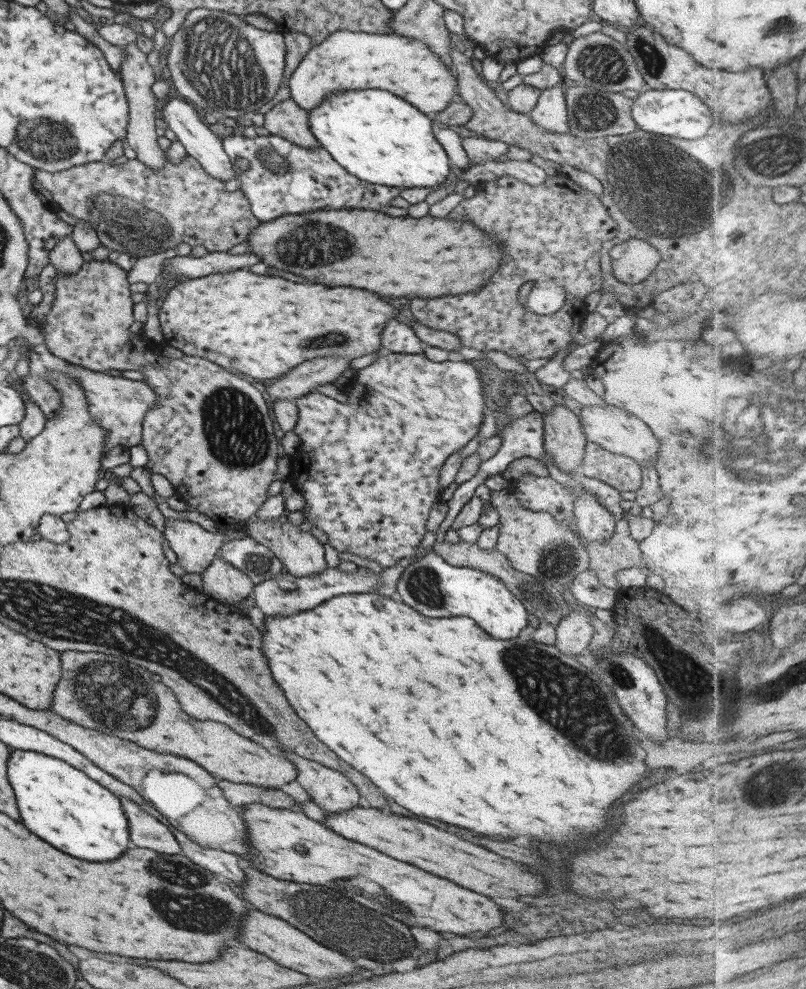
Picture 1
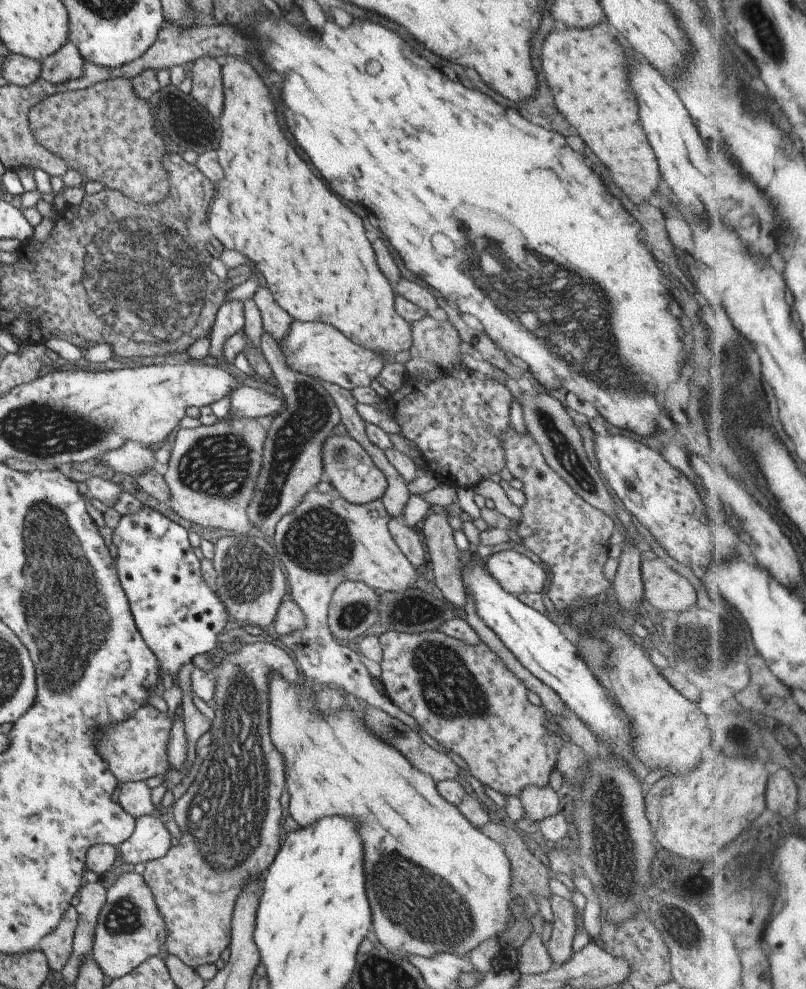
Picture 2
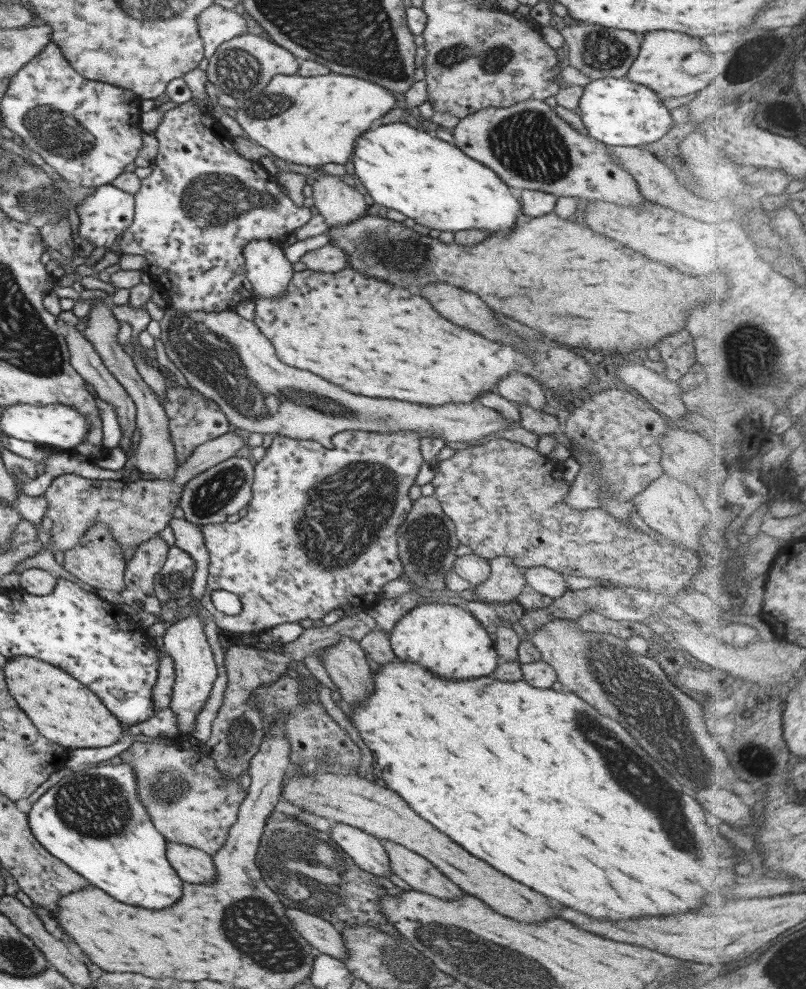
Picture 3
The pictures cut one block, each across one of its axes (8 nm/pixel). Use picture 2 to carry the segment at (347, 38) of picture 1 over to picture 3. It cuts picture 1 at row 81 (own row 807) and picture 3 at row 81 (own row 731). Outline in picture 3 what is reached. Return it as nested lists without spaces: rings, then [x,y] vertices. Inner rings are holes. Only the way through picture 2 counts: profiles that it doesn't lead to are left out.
[[[330,72],[322,76],[300,76],[298,74],[277,74],[270,79],[266,88],[251,99],[240,101],[236,111],[236,121],[248,138],[270,150],[276,158],[288,164],[302,166],[323,166],[324,164],[346,164],[353,155],[354,144],[360,134],[377,125],[396,104],[392,91],[374,82],[346,74]]]

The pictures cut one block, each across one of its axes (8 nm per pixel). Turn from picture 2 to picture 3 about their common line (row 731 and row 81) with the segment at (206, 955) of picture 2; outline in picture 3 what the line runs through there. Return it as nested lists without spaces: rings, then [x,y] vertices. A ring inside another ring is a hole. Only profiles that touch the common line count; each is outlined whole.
[[[246,33],[224,42],[214,52],[209,60],[207,77],[217,87],[218,91],[244,102],[258,96],[273,76],[277,74],[297,74],[299,65],[300,61],[282,46],[270,42],[266,38]]]

